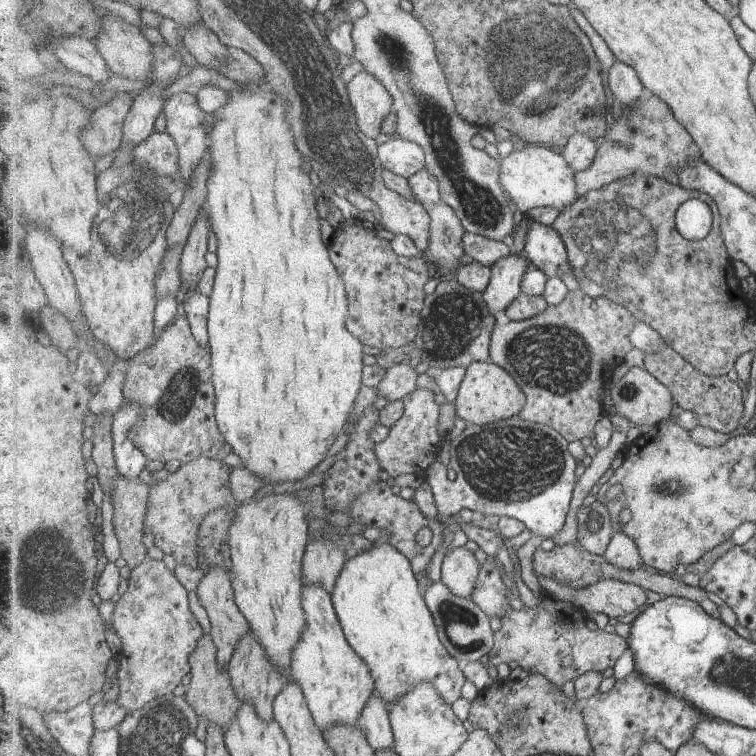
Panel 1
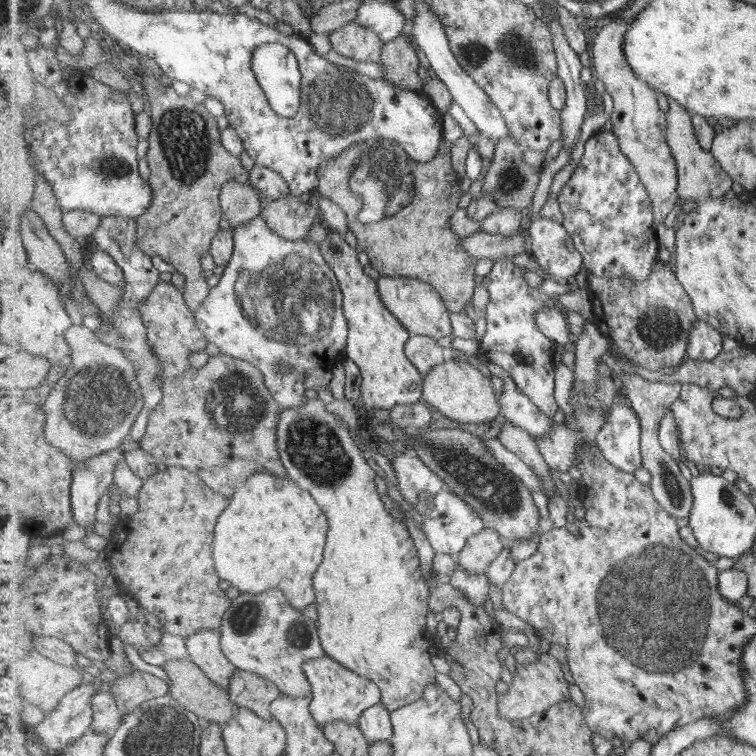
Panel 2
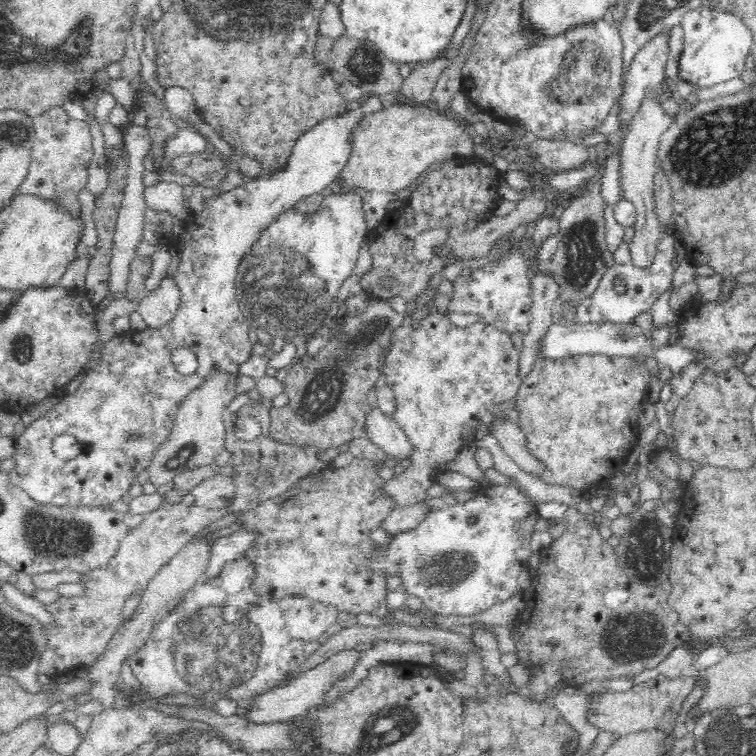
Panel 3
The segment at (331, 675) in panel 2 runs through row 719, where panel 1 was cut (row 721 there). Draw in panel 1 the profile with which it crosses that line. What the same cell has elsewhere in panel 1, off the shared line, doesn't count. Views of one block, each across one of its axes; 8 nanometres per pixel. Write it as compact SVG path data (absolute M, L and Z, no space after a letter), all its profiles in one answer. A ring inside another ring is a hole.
M305 584L303 593L308 623L301 640L293 648L292 679L304 689L313 718L324 733L337 724L358 726L369 699L377 691L372 669L349 644L334 607L332 593L321 584Z

